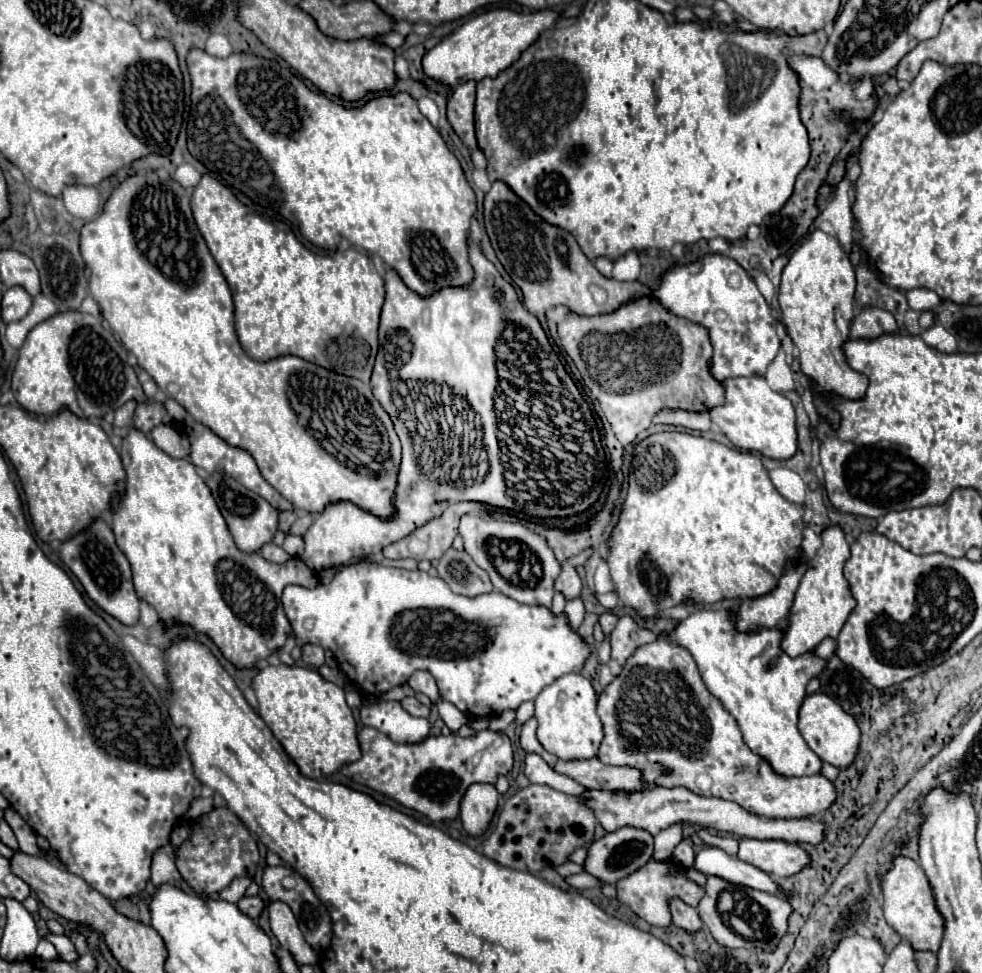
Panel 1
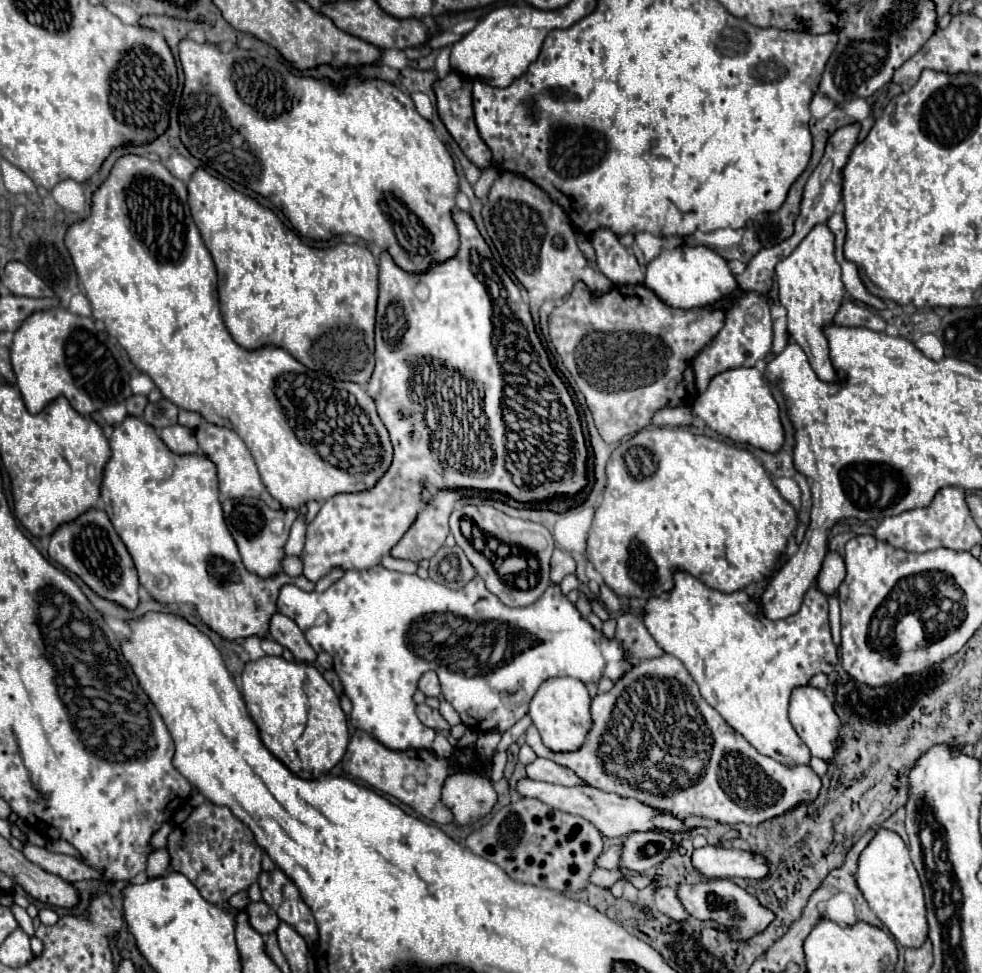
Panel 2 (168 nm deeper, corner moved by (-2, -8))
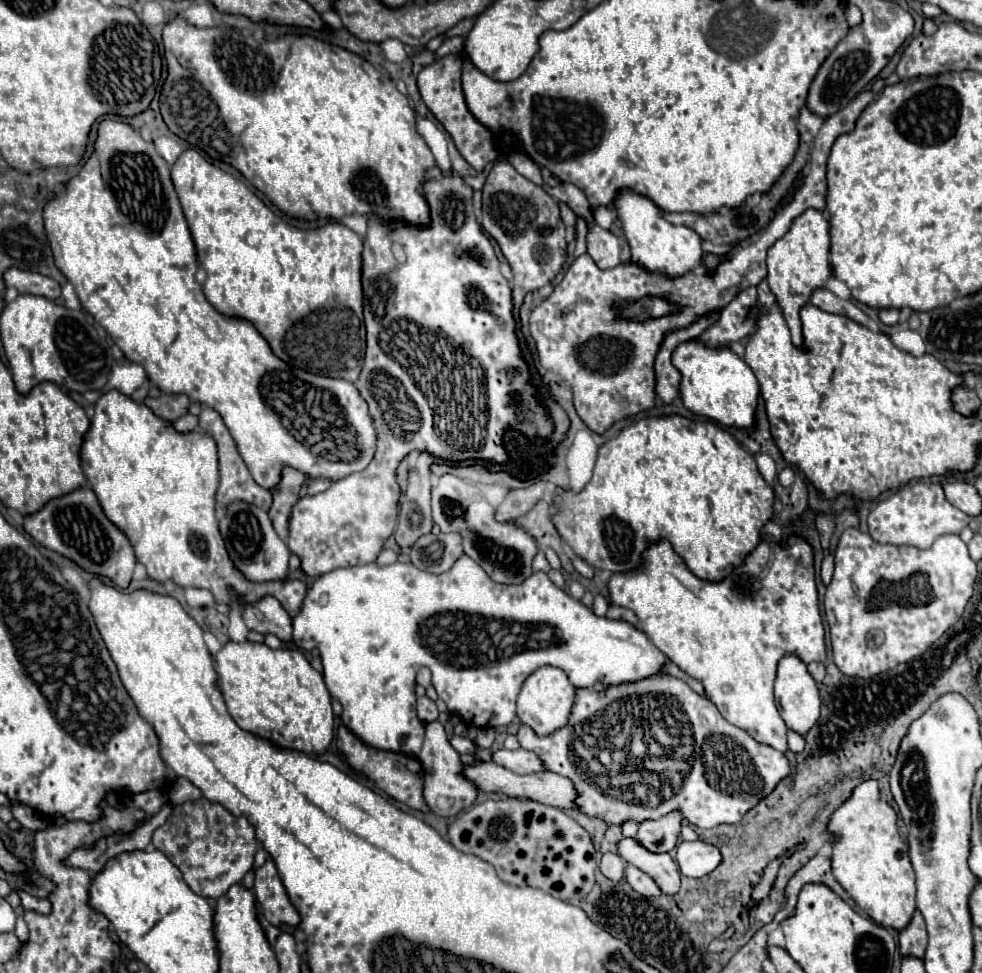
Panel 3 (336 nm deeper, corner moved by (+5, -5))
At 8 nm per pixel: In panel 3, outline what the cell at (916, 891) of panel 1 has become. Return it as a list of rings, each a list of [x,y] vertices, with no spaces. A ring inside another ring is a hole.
[[[875,779],[859,783],[847,801],[829,817],[827,831],[835,837],[831,843],[831,871],[849,897],[875,923],[901,931],[915,911],[915,873],[909,861],[909,847],[897,829],[895,809],[881,799]]]

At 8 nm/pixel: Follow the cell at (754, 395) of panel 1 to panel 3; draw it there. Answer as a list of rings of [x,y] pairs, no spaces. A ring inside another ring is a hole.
[[[701,339],[679,343],[671,355],[673,367],[681,373],[679,395],[687,409],[697,415],[715,419],[721,425],[751,427],[755,421],[755,405],[759,383],[751,367],[727,347],[709,347]]]

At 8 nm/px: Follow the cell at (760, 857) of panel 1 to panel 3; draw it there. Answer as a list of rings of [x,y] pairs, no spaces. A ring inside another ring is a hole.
[[[683,841],[677,845],[677,865],[685,877],[705,877],[719,865],[721,853],[705,841]]]

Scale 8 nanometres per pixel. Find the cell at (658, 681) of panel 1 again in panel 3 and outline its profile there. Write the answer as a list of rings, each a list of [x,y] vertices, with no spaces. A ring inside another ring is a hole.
[[[667,673],[637,683],[615,685],[603,693],[577,689],[565,727],[541,737],[529,725],[521,725],[517,739],[523,749],[537,753],[547,771],[555,771],[573,781],[577,791],[575,805],[581,813],[609,825],[659,819],[673,809],[683,809],[683,817],[701,829],[711,829],[721,823],[739,823],[751,807],[767,797],[767,793],[791,773],[789,761],[781,751],[755,741],[747,731],[725,721],[707,697],[697,695],[685,681]],[[633,757],[637,761],[645,757],[645,769],[637,763],[629,763]]]

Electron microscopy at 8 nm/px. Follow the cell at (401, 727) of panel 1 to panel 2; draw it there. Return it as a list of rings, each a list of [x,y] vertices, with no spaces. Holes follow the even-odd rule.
[[[374,566],[368,570],[346,570],[346,574],[322,594],[304,592],[298,586],[288,584],[278,596],[278,612],[298,624],[316,652],[328,652],[332,656],[344,692],[352,700],[350,722],[394,750],[432,746],[436,732],[418,720],[414,712],[416,704],[412,700],[418,678],[428,670],[438,674],[442,696],[474,732],[486,732],[492,728],[504,732],[512,728],[524,714],[528,714],[530,700],[550,678],[570,676],[580,682],[598,682],[600,678],[618,680],[630,670],[622,644],[618,640],[606,640],[602,632],[596,632],[560,592],[560,586],[554,584],[550,584],[542,600],[536,604],[508,608],[482,584],[478,576],[474,582],[466,584],[466,588],[454,592],[430,578],[422,580],[416,574],[402,574],[386,570],[384,566]]]

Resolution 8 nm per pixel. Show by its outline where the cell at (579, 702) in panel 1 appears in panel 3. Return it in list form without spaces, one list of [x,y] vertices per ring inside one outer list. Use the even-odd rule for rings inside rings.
[[[543,665],[537,671],[533,671],[521,687],[521,693],[517,697],[517,717],[521,719],[521,723],[529,725],[539,735],[553,733],[555,729],[561,729],[567,723],[573,697],[575,697],[575,687],[569,683],[567,675],[557,667]]]

